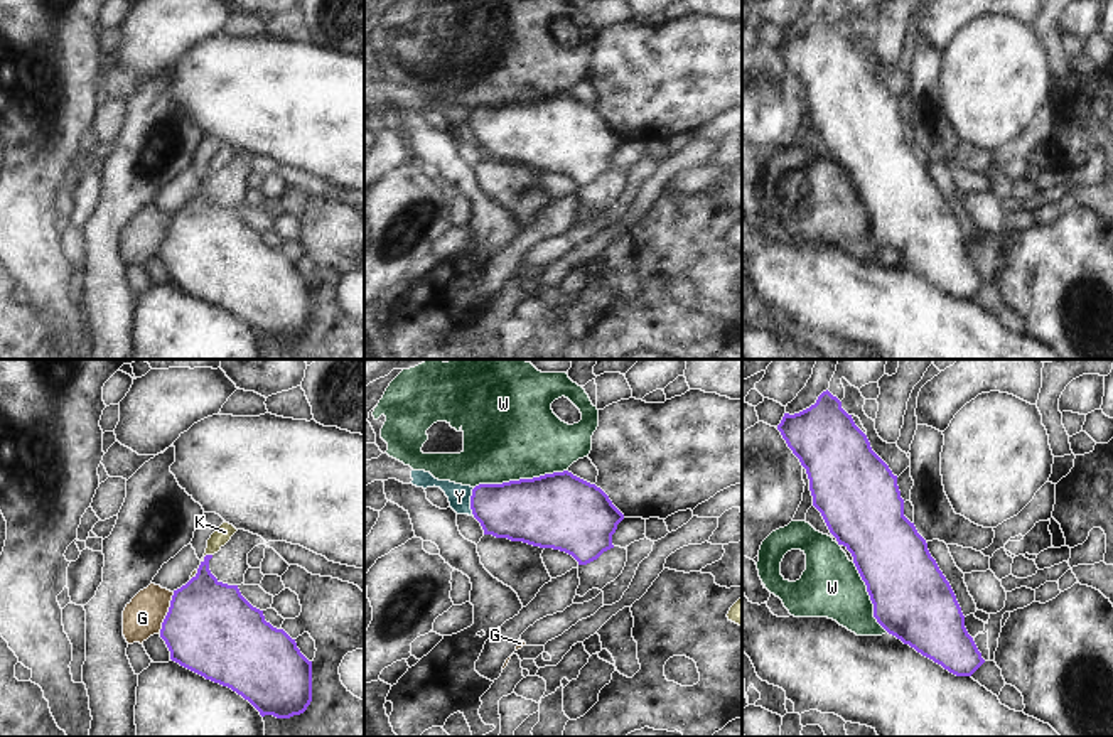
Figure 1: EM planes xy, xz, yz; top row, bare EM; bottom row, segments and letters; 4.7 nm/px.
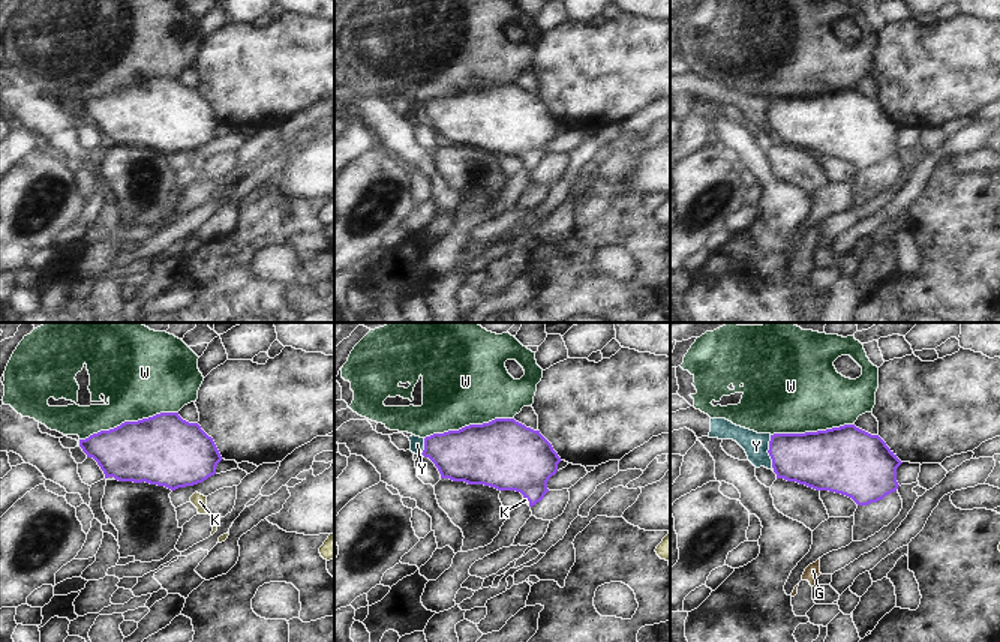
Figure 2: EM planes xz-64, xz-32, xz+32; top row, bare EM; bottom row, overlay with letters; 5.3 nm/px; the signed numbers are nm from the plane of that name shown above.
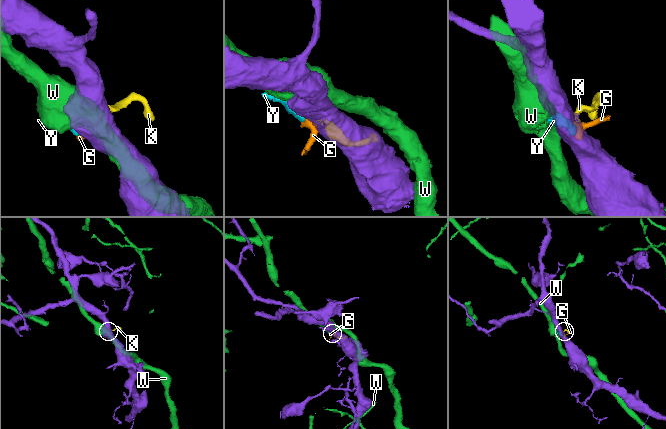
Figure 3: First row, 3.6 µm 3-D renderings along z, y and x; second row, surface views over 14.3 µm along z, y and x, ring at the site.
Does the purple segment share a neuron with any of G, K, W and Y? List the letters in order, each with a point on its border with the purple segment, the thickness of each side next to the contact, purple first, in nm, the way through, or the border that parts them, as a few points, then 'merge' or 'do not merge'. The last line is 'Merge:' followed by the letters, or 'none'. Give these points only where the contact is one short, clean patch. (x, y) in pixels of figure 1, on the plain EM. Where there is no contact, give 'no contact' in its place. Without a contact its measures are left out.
G: contact xy (167, 235); calibres 440 and 190 nm; border xy (174, 215), (159, 255); do not merge
K: contact xy (204, 179); calibres 300 and 80 nm; way xy (204, 231), (204, 179), (225, 154); merge
W: contact xz (520, 102); calibres 360 and 440 nm; do not merge
Y: contact xz (471, 123); calibres 280 and 110 nm; border xz (474, 110), (471, 118), (473, 137); do not merge
Merge: K

